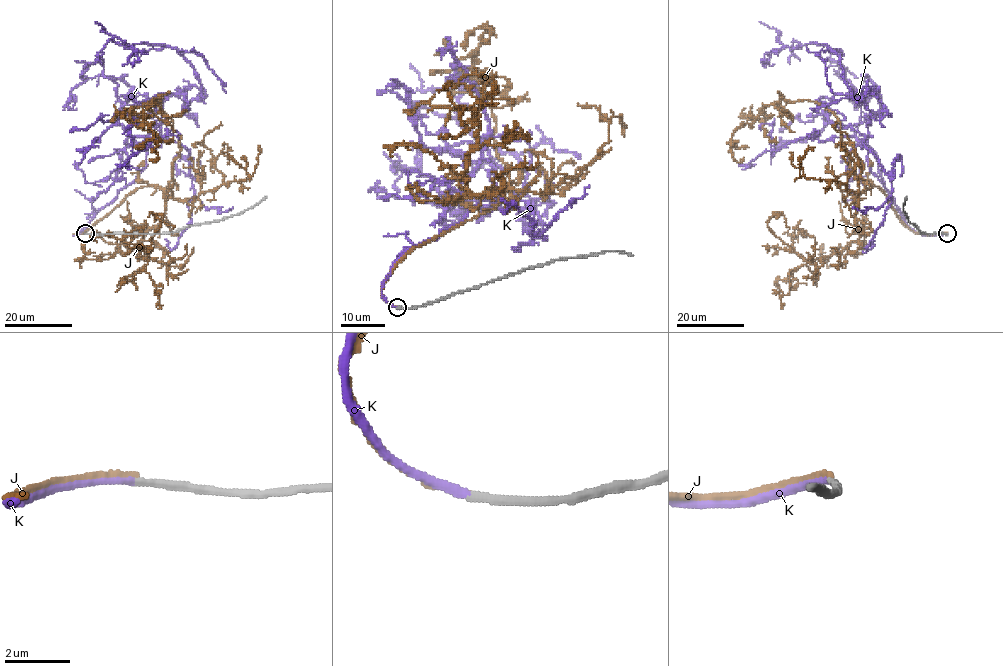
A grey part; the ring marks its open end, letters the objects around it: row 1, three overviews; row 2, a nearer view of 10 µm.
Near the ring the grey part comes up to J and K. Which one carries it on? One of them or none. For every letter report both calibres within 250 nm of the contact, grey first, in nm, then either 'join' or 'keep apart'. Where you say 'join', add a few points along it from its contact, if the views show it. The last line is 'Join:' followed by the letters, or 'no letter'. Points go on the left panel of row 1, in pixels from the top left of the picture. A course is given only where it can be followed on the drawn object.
J: 280/170 nm | keep apart
K: 240/240 nm | join | via (86, 233), (73, 236), (145, 166), (149, 129), (202, 98), (194, 67), (175, 48), (132, 48), (95, 21)
Join: K

